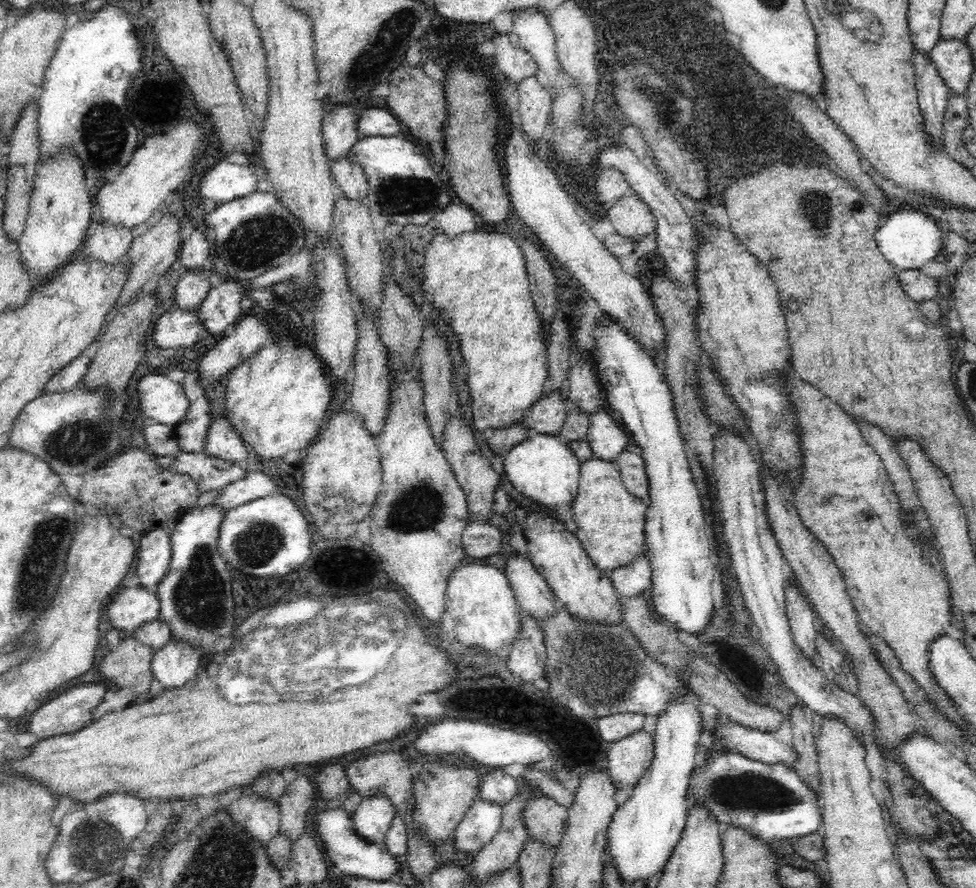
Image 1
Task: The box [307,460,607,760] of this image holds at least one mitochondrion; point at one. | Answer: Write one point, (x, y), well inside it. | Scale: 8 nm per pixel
(418, 507)

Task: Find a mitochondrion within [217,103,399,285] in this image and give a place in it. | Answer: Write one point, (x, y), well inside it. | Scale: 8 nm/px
(260, 240)

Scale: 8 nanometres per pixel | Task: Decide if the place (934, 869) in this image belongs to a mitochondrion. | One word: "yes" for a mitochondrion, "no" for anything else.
no

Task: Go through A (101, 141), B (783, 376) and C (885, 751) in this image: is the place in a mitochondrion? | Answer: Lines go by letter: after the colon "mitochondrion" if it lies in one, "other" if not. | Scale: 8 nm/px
A: mitochondrion
B: other
C: other

